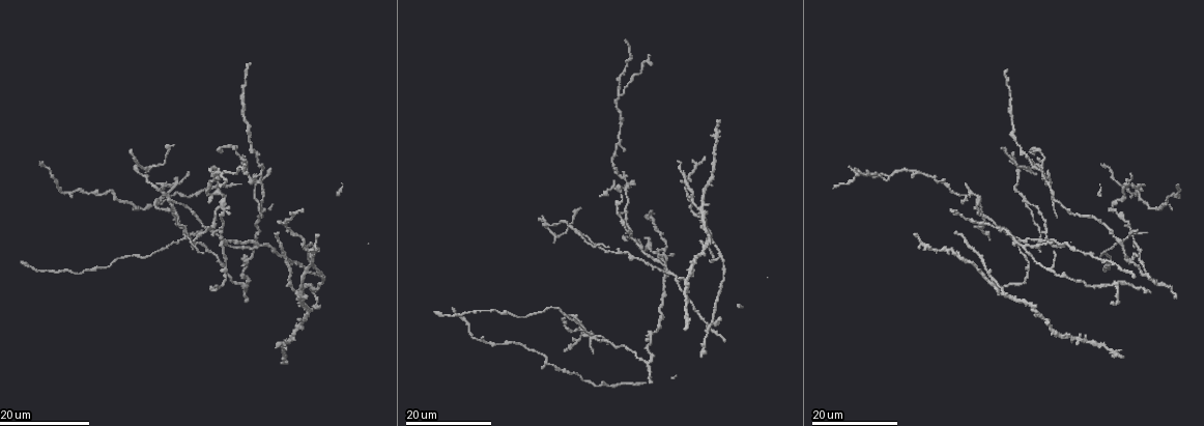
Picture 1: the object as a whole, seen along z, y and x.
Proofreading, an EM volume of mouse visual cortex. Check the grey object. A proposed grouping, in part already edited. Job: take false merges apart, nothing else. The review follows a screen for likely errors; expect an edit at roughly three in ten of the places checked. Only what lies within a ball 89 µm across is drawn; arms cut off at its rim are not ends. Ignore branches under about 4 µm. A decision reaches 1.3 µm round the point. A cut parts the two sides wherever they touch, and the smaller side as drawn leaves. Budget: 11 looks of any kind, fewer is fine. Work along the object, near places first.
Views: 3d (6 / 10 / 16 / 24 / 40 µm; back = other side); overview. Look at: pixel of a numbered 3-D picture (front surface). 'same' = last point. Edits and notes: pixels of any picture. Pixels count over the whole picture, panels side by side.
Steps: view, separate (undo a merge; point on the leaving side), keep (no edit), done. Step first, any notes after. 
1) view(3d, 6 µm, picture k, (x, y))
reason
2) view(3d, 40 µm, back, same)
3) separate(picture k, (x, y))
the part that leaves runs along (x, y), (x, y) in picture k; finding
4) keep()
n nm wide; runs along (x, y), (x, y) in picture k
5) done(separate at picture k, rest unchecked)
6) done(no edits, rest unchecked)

view(3d, 16 µm, picture 1, (168, 202))
arms part here

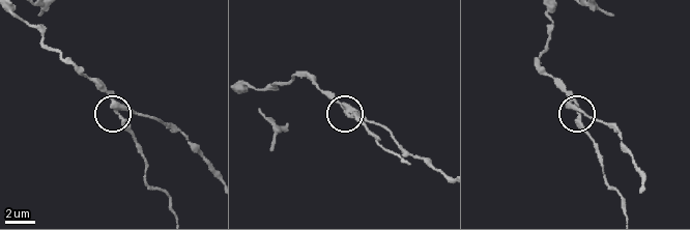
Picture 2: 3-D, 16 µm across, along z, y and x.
view(3d, 6 µm, picture 2, (120, 117))
zoom in

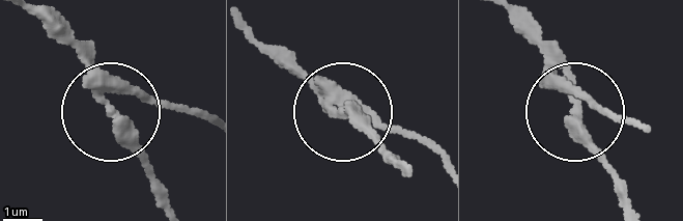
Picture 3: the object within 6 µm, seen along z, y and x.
separate(picture 3, (127, 121))
3 arms; the part that leaves runs along (95, 82), (158, 208) in picture 3; two neurons meet here

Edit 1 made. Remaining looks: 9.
view(overview)

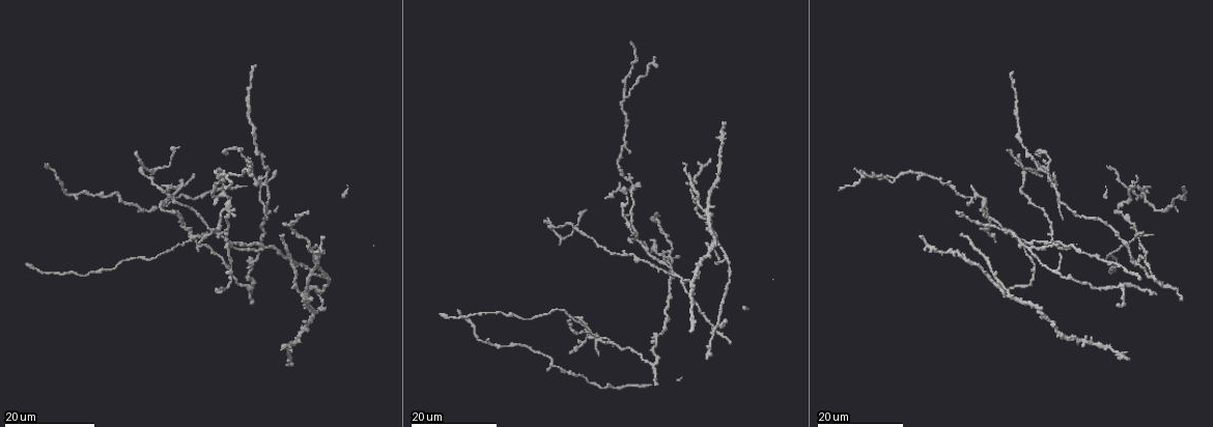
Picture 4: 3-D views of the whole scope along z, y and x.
view(3d, 16 µm, picture 4, (1006, 296))
four or more arms meet

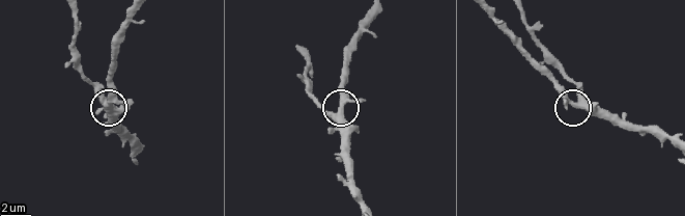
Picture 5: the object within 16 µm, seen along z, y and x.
view(3d, 6 µm, picture 5, (579, 107))

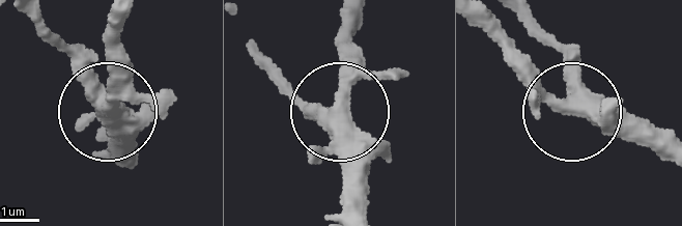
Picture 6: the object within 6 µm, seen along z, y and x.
keep()
side arm 28 µm; one neuron here

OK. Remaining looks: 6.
view(3d, 16 µm, picture 4, (671, 273))
three-way junction

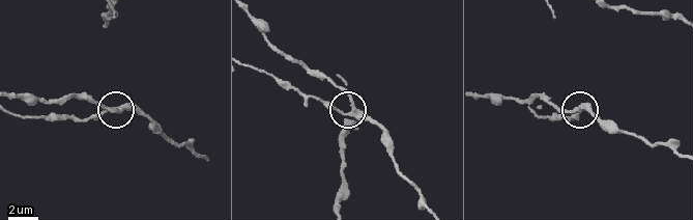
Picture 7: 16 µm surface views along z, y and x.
view(3d, 10 µm, picture 7, (348, 113))
zoom in

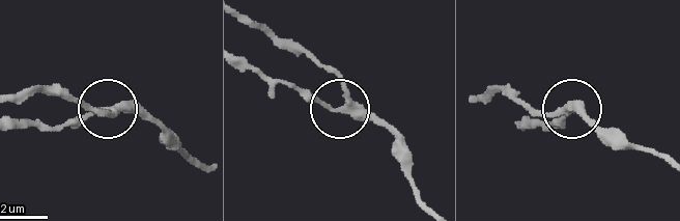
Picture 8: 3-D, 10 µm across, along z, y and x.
keep()
260 nm wide; one neuron here

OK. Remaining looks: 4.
view(3d, 24 µm, picture 4, (224, 205))
small branch off a trunk

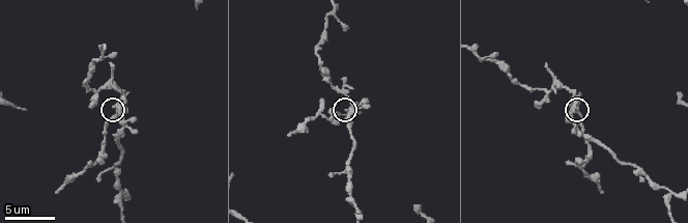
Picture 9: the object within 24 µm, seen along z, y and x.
view(3d, 6 µm, picture 9, (117, 107))

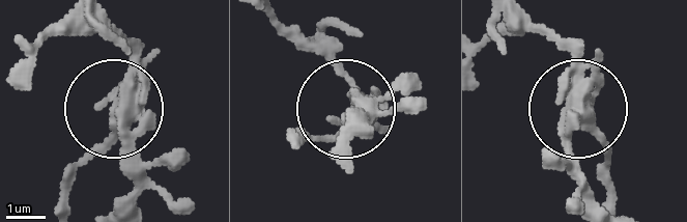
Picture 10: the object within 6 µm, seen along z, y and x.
separate(picture 10, (105, 143))
the part that leaves runs along (127, 100), (123, 127), (78, 175), (67, 205) in picture 10; a second neuron is stuck on

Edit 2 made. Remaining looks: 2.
view(3d, 16 µm, picture 9, (669, 189))

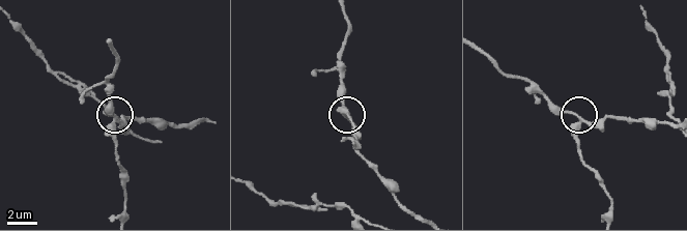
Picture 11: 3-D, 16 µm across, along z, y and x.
view(3d, 16 µm, back, picture 11, (580, 118))

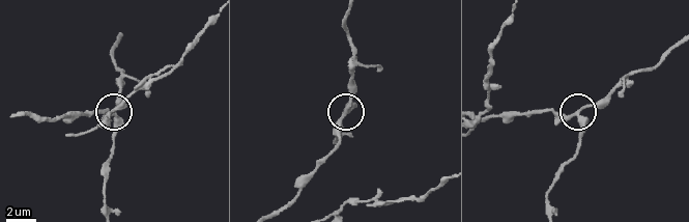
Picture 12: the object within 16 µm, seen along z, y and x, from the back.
keep()
side arm 22 µm; all the same neuron

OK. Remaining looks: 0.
done(separate at picture 3, separate at picture 10, rest unchecked)

